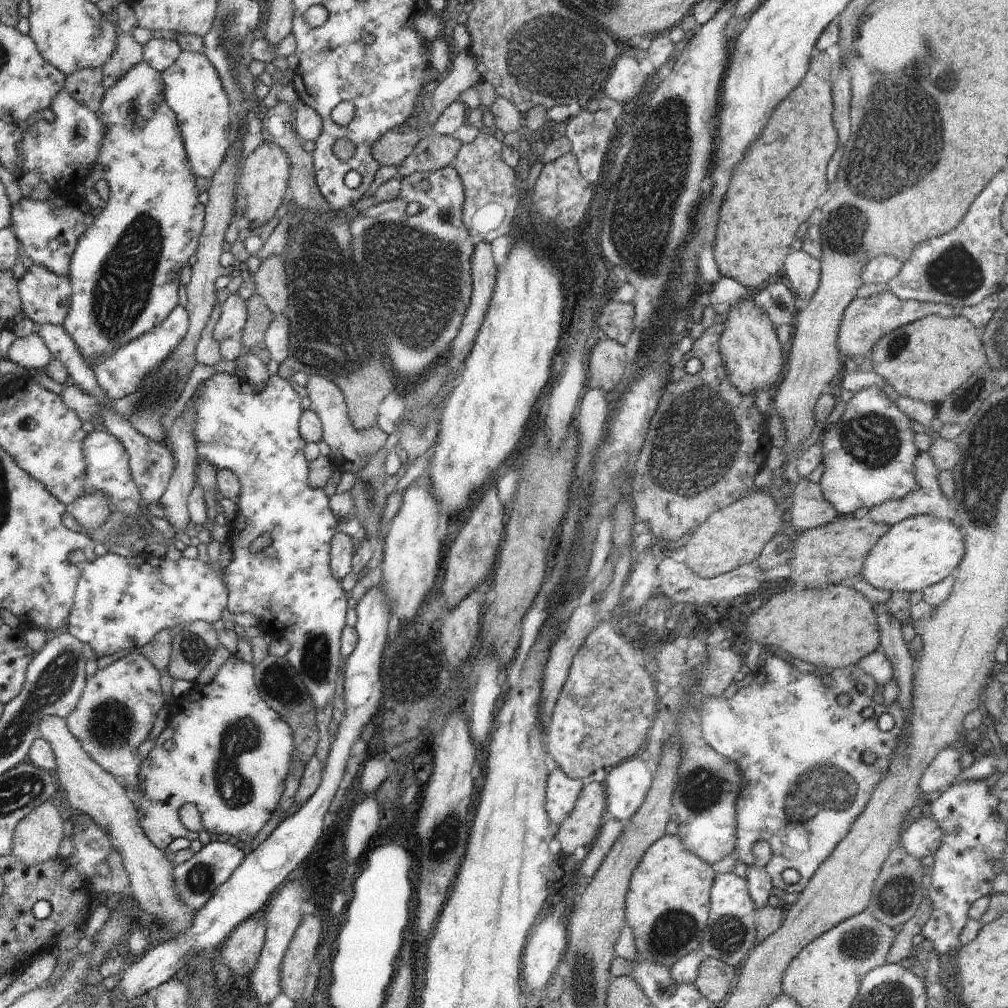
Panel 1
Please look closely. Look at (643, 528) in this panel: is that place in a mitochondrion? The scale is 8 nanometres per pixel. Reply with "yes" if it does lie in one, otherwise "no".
no

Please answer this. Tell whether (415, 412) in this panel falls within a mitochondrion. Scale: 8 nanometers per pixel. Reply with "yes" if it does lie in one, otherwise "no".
yes

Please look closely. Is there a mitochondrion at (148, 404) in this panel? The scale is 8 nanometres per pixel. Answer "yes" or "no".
yes

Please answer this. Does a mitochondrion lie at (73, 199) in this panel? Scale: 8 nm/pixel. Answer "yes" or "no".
no

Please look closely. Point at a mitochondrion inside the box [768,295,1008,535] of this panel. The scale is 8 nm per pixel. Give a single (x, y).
(872, 440)

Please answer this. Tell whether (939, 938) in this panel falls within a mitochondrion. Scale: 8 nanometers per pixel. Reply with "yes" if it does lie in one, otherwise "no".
no

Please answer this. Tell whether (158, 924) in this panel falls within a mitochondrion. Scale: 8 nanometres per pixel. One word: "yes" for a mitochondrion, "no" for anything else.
no

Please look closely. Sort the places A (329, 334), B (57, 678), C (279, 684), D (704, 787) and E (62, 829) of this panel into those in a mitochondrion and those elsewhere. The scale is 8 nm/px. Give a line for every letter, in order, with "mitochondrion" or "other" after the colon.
A: mitochondrion
B: mitochondrion
C: mitochondrion
D: mitochondrion
E: other

